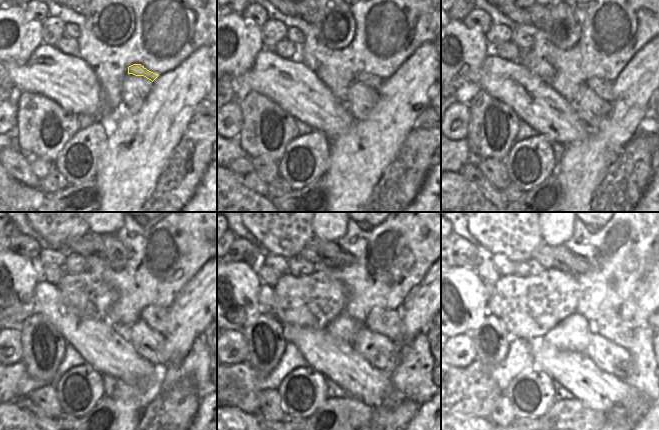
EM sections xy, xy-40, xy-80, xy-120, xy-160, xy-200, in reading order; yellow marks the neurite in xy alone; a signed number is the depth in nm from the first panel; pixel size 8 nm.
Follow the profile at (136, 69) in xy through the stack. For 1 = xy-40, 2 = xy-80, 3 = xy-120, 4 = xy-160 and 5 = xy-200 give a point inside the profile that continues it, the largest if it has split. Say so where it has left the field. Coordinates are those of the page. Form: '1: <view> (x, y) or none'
1: xy-40 (373, 82)
2: xy-80 (602, 88)
3: xy-120 (157, 317)
4: xy-160 (383, 321)
5: xy-200 (619, 326)

